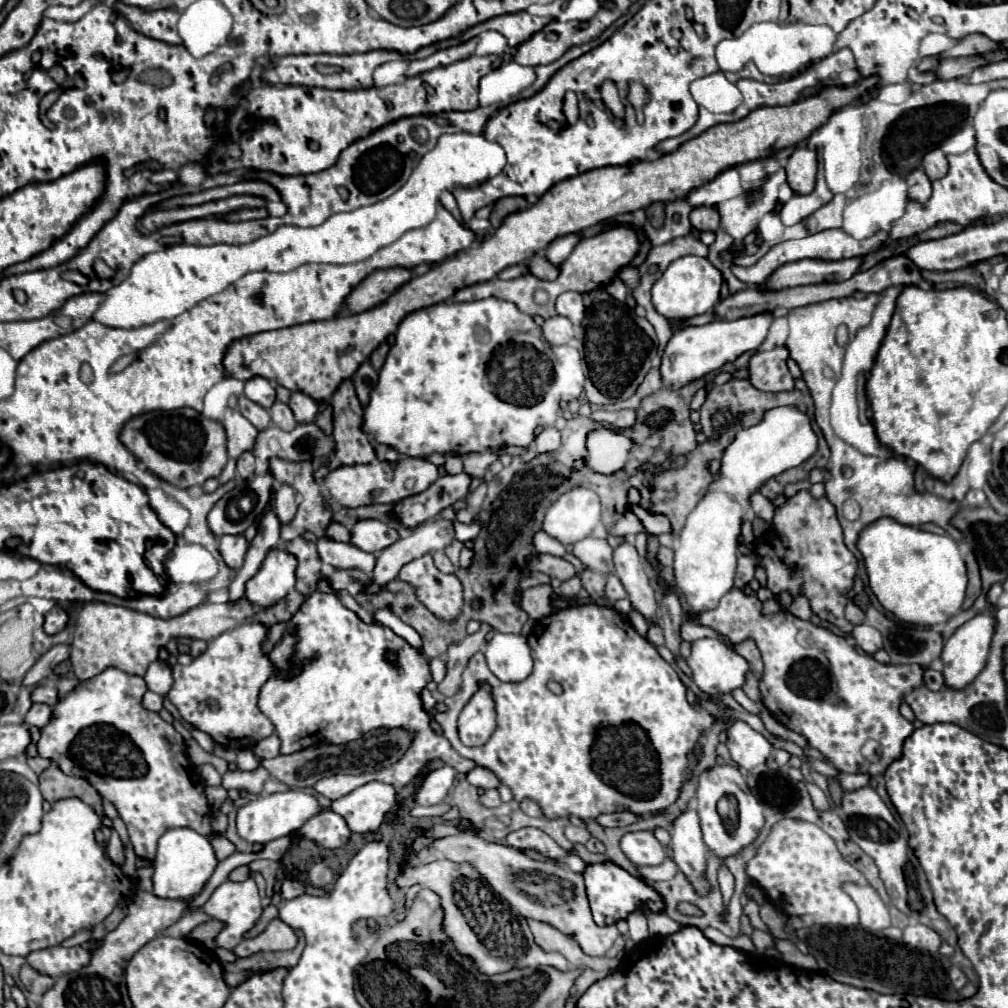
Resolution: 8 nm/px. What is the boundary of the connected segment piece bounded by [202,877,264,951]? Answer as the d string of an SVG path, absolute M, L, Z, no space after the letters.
M248 877L242 883L232 883L230 879L226 879L220 887L216 887L216 891L212 893L212 897L204 903L202 911L208 917L218 919L218 921L224 923L224 929L216 937L216 947L224 947L224 949L232 951L244 939L244 933L250 931L256 925L256 921L260 919L264 907L260 903L260 895L258 895L258 887L256 887L254 879Z

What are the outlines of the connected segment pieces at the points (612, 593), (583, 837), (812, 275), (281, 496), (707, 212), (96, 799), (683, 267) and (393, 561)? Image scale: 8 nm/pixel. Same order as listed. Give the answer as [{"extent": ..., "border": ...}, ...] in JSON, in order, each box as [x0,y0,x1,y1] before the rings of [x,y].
[{"extent":[606,573,628,601],"border":[[[610,573],[610,575],[608,575],[608,583],[606,583],[606,595],[608,595],[608,599],[612,599],[612,601],[628,597],[628,593],[624,591],[624,585],[620,583],[620,579],[618,579],[614,573]]]},{"extent":[566,825,590,843],"border":[[[568,825],[566,827],[566,839],[572,843],[586,843],[590,839],[588,829],[584,827],[576,827],[576,825]]]},{"extent":[764,257,862,289],"border":[[[862,257],[842,259],[842,261],[820,261],[820,259],[802,259],[782,265],[764,285],[766,289],[786,289],[798,285],[820,285],[820,283],[838,283],[848,281],[862,267]]]},{"extent":[274,485,296,523],"border":[[[280,485],[276,491],[276,501],[274,501],[274,511],[280,519],[280,523],[292,521],[296,513],[296,491],[290,485]]]},{"extent":[690,207,720,231],"border":[[[694,207],[690,213],[690,223],[698,231],[716,231],[720,227],[720,213],[716,207]]]},{"extent":[40,763,102,815],"border":[[[52,763],[48,769],[42,771],[40,791],[42,791],[44,799],[50,803],[64,799],[64,797],[78,797],[84,803],[88,803],[90,807],[94,807],[94,811],[98,815],[102,815],[102,797],[98,795],[98,791],[86,779],[76,779],[72,775],[64,775],[56,767],[56,763]]]},{"extent":[652,257,722,319],"border":[[[680,257],[670,263],[664,275],[652,287],[652,303],[656,311],[668,319],[688,319],[714,309],[720,301],[722,273],[706,257]]]},{"extent":[366,517,454,593],"border":[[[438,517],[434,521],[422,523],[420,527],[414,529],[412,535],[398,539],[396,543],[392,543],[390,547],[386,547],[382,551],[382,555],[376,561],[372,587],[368,587],[366,593],[378,593],[382,585],[386,585],[388,581],[398,577],[398,571],[406,563],[410,563],[426,553],[446,549],[452,541],[454,541],[454,523],[452,521]]]}]

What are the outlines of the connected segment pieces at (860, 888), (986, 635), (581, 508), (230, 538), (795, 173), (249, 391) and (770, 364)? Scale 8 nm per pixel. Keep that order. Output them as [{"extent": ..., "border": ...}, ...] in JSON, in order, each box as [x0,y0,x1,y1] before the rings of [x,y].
[{"extent":[844,883,890,931],"border":[[[844,883],[844,891],[854,899],[860,909],[860,925],[870,931],[882,931],[890,927],[890,913],[884,901],[870,885]]]},{"extent":[942,605,996,689],"border":[[[988,605],[986,611],[978,613],[974,619],[966,621],[962,627],[958,627],[954,631],[954,635],[944,643],[944,651],[942,651],[942,661],[944,661],[944,679],[948,687],[954,689],[962,689],[968,683],[972,683],[972,679],[976,679],[976,675],[982,671],[982,667],[986,665],[988,653],[990,653],[990,643],[996,631],[996,619],[994,619],[994,607]]]},{"extent":[542,489,600,543],"border":[[[572,489],[564,493],[544,515],[542,531],[560,543],[576,543],[592,533],[600,521],[600,499],[590,489]]]},{"extent":[218,535,250,571],"border":[[[222,535],[222,539],[218,541],[220,555],[228,563],[228,567],[232,567],[234,571],[238,571],[242,567],[248,545],[250,543],[244,539],[244,535]]]},{"extent":[786,147,818,195],"border":[[[798,147],[786,165],[788,185],[794,189],[794,193],[808,195],[816,185],[816,171],[818,171],[818,157],[816,151],[808,147]]]},{"extent":[244,377,276,409],"border":[[[252,377],[252,379],[248,379],[248,381],[246,381],[244,395],[246,395],[250,401],[262,405],[264,409],[270,409],[272,403],[276,401],[274,385],[272,385],[268,379],[264,379],[264,377]]]},{"extent":[748,345,794,391],"border":[[[776,345],[772,351],[756,351],[748,363],[750,383],[760,391],[794,389],[794,379],[786,365],[788,357],[790,353],[784,345]]]}]

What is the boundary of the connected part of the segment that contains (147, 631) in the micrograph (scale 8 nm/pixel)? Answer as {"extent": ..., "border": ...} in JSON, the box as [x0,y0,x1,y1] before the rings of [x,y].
{"extent":[68,597,254,679],"border":[[[242,597],[226,603],[202,603],[188,613],[174,619],[156,619],[146,613],[138,613],[128,607],[118,607],[102,601],[74,603],[68,609],[72,619],[72,671],[78,679],[90,679],[102,673],[106,667],[118,667],[130,675],[144,675],[148,665],[158,659],[160,649],[174,637],[190,637],[212,641],[224,631],[232,631],[236,625],[244,625],[254,617],[254,605]]]}

